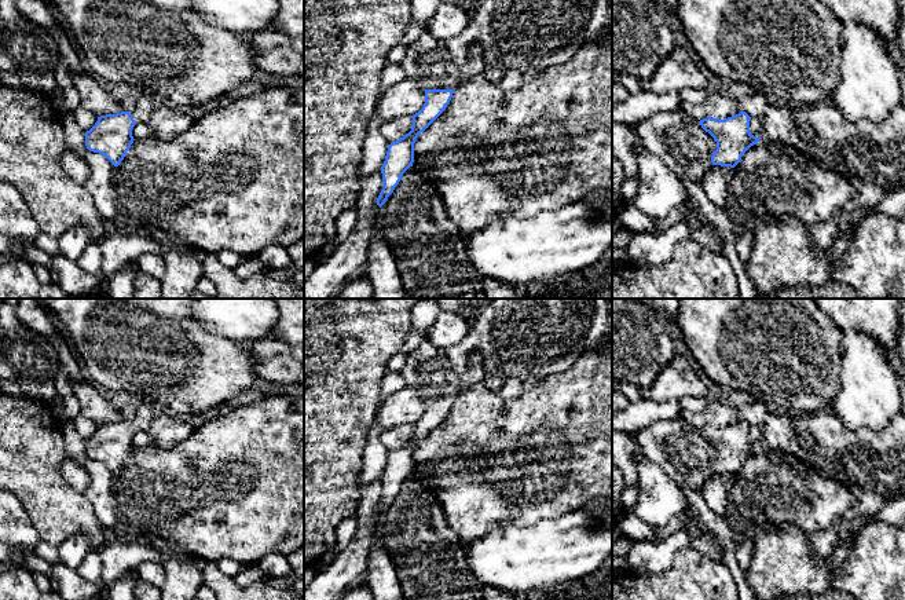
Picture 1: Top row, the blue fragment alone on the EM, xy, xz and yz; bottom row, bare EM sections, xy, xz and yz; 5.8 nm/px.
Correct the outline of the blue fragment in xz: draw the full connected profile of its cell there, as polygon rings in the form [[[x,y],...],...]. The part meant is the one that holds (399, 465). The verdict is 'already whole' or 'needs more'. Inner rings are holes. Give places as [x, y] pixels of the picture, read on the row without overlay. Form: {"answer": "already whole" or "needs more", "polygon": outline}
{"answer": "needs more", "polygon": [[[426,337],[407,355],[402,376],[406,385],[422,392],[425,411],[418,421],[411,424],[411,439],[388,453],[385,469],[381,475],[384,493],[377,506],[380,516],[393,501],[403,482],[413,475],[414,451],[418,443],[446,418],[454,398],[462,388],[459,374],[452,370],[447,351],[436,347]]]}

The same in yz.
{"answer": "needs more", "polygon": [[[659,420],[637,431],[637,443],[679,489],[701,491],[708,476],[712,473],[734,476],[743,462],[762,447],[750,440],[750,428],[745,420],[723,428],[707,425],[700,429],[678,420]]]}

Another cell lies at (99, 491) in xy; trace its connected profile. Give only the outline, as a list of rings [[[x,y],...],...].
[[[72,418],[61,421],[61,428],[66,457],[80,465],[89,478],[89,483],[83,494],[92,504],[100,526],[114,527],[118,519],[113,493],[116,475],[103,462],[87,457],[85,440],[76,432]]]

